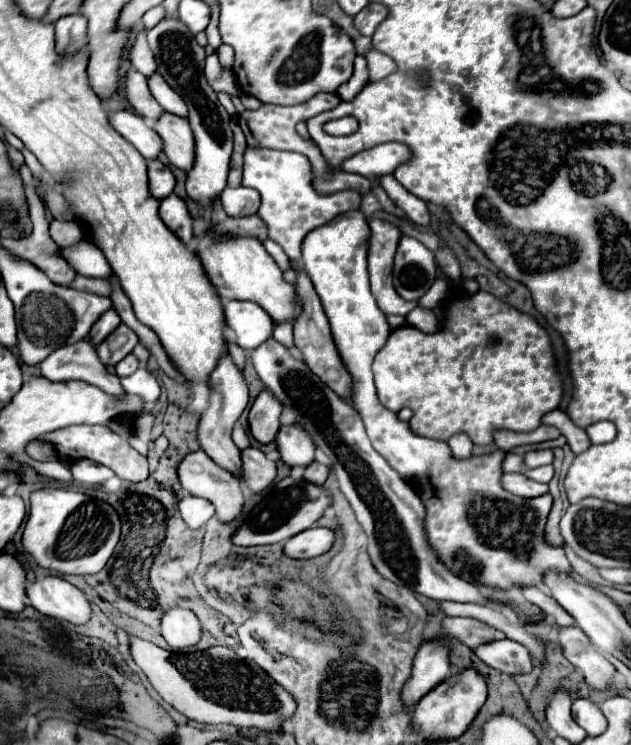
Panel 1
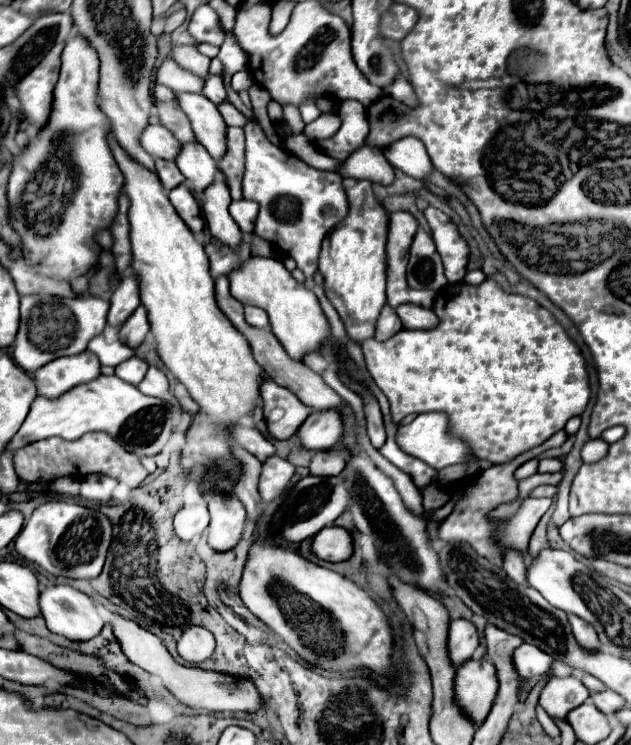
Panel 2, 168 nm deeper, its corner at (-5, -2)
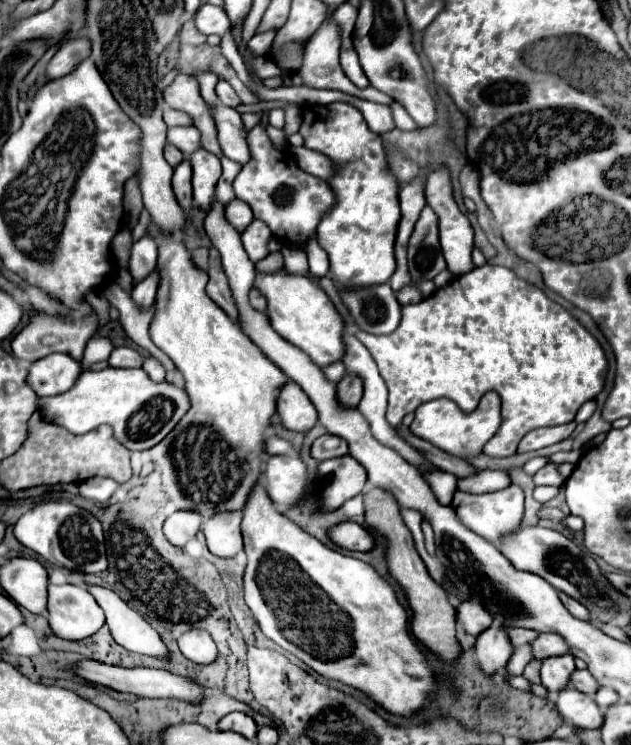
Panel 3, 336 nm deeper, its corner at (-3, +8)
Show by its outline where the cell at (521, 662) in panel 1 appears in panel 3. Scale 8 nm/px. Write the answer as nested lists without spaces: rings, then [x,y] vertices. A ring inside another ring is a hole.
[[[540,634],[532,642],[532,654],[536,660],[544,660],[550,656],[568,654],[568,650],[566,650],[566,642],[562,642],[562,638],[558,638],[558,634]]]

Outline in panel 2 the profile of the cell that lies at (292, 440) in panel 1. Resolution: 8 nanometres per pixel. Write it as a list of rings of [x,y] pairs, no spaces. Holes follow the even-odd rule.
[[[332,410],[312,412],[298,430],[302,446],[310,452],[330,450],[340,442],[342,434],[344,434],[344,420],[340,412]]]

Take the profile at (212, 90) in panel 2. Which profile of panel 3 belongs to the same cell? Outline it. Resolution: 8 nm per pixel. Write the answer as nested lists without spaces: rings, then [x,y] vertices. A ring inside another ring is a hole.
[[[218,80],[218,84],[216,84],[216,96],[218,96],[218,100],[224,104],[224,106],[232,106],[232,108],[236,108],[238,104],[240,104],[240,98],[236,96],[236,92],[234,92],[234,88],[226,82],[226,80]]]

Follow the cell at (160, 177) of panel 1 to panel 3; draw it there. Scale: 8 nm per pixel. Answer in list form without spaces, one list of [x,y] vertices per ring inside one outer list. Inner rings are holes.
[[[166,144],[166,150],[164,150],[164,158],[166,158],[166,162],[174,168],[174,166],[178,166],[182,160],[184,160],[184,154],[178,150],[178,148],[174,148],[174,146],[170,146],[170,144]]]

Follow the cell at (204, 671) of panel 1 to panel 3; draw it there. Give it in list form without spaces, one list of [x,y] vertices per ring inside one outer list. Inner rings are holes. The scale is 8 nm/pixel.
[[[88,586],[88,592],[96,598],[106,614],[106,624],[110,626],[112,638],[130,652],[166,660],[168,648],[160,634],[124,600],[120,600],[112,590],[102,586]]]

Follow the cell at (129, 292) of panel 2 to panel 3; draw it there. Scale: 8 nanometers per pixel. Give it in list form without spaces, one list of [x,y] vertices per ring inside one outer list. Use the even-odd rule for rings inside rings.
[[[142,236],[138,242],[134,242],[128,266],[134,282],[144,280],[156,268],[156,254],[156,242],[152,238]]]

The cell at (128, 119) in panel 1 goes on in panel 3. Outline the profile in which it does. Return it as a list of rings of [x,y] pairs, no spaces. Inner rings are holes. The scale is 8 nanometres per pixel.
[[[172,126],[166,132],[166,140],[182,154],[192,154],[196,148],[200,148],[198,130],[194,130],[194,126]]]

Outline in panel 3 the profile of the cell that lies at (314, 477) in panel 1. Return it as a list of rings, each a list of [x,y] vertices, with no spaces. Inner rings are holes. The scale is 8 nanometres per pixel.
[[[324,434],[320,436],[314,444],[312,444],[312,450],[310,450],[312,458],[322,462],[322,460],[328,460],[328,458],[340,458],[340,456],[346,456],[348,454],[348,444],[346,440],[338,438],[338,436],[332,436],[332,434]]]

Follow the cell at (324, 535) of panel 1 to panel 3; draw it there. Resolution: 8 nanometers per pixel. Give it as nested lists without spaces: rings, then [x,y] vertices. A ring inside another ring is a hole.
[[[340,522],[328,530],[328,538],[346,550],[360,550],[366,552],[372,548],[372,538],[364,526],[356,522]]]

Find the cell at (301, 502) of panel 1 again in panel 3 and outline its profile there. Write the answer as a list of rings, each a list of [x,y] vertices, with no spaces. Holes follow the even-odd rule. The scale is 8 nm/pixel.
[[[352,456],[334,458],[334,460],[320,462],[310,494],[318,500],[318,506],[322,512],[332,512],[332,510],[338,510],[346,500],[358,496],[364,490],[364,484],[366,484],[366,470],[362,470],[360,462],[356,462]]]

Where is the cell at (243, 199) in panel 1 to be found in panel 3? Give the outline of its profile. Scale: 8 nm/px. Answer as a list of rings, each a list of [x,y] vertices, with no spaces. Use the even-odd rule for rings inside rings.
[[[234,198],[228,206],[226,206],[226,218],[232,222],[232,226],[240,232],[246,230],[246,226],[254,220],[252,212],[250,212],[250,206],[244,202],[244,200],[238,200]]]

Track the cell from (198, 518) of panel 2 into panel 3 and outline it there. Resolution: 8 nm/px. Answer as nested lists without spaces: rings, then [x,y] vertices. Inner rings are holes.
[[[178,510],[164,522],[164,534],[174,546],[184,546],[202,526],[202,516],[196,510]]]

